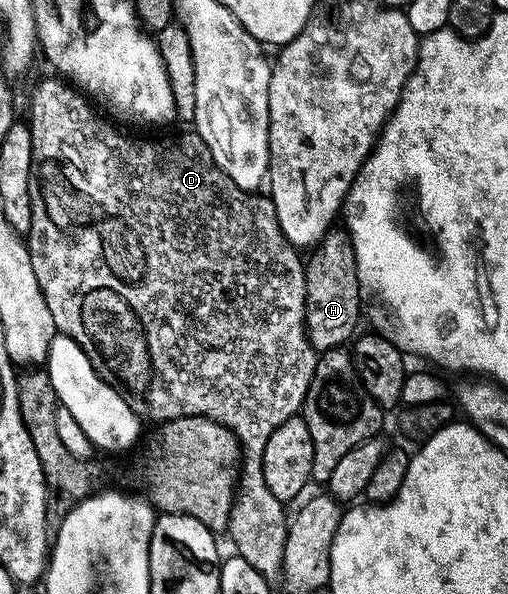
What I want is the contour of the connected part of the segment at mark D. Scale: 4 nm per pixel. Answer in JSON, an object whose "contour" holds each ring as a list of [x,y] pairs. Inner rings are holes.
{"contour":[[[46,80],[38,89],[34,92],[34,97],[30,100],[30,120],[28,119],[28,127],[31,134],[31,162],[33,164],[32,180],[36,185],[36,199],[31,206],[31,228],[28,235],[25,237],[26,247],[30,250],[30,261],[32,262],[32,274],[36,274],[36,282],[40,284],[40,290],[44,294],[44,302],[48,304],[48,314],[52,314],[52,322],[55,329],[63,336],[71,336],[71,338],[79,344],[84,350],[84,354],[92,362],[94,371],[97,372],[98,377],[103,380],[104,383],[110,384],[120,392],[120,384],[116,380],[116,376],[112,378],[112,374],[108,374],[106,370],[110,370],[108,366],[102,366],[102,362],[96,358],[100,354],[96,354],[96,348],[88,348],[88,344],[92,344],[92,340],[96,338],[86,322],[84,322],[84,314],[80,314],[80,310],[84,308],[94,308],[94,302],[92,306],[88,306],[86,298],[92,294],[92,292],[98,292],[98,290],[106,290],[114,296],[118,296],[120,300],[124,302],[130,302],[132,304],[132,292],[130,294],[124,294],[124,286],[126,286],[126,266],[128,264],[122,264],[122,274],[116,272],[112,268],[112,264],[108,262],[108,256],[106,256],[106,236],[104,236],[104,230],[102,228],[104,224],[118,224],[118,232],[126,232],[130,234],[134,240],[136,240],[136,246],[138,246],[138,252],[136,258],[138,258],[138,270],[134,276],[142,276],[142,272],[148,270],[148,266],[156,266],[156,270],[152,268],[152,272],[156,272],[158,276],[158,258],[162,258],[160,262],[160,268],[170,276],[174,278],[174,286],[178,288],[178,292],[170,292],[170,288],[166,290],[164,288],[164,296],[170,298],[172,294],[172,304],[170,304],[170,314],[168,318],[162,318],[164,320],[164,330],[158,332],[160,336],[160,350],[162,350],[162,356],[164,356],[164,366],[166,366],[166,378],[164,378],[164,386],[162,386],[162,394],[160,394],[160,384],[156,380],[156,386],[154,386],[154,392],[150,394],[150,402],[152,402],[152,414],[156,414],[156,422],[165,422],[168,420],[174,420],[178,416],[207,416],[212,418],[216,422],[220,422],[220,426],[224,426],[228,430],[232,430],[232,434],[236,434],[238,439],[238,446],[242,449],[242,459],[240,461],[240,471],[238,474],[238,486],[234,494],[234,505],[230,511],[230,527],[228,529],[228,537],[234,543],[233,551],[237,555],[244,558],[244,562],[253,564],[255,566],[263,566],[262,564],[274,564],[274,566],[281,565],[284,558],[284,542],[286,541],[286,526],[288,523],[288,512],[285,512],[283,501],[276,498],[276,494],[272,494],[272,490],[268,490],[268,482],[264,482],[264,446],[268,446],[268,438],[272,438],[272,430],[276,430],[276,426],[280,426],[290,416],[299,415],[301,406],[306,400],[308,394],[308,386],[312,382],[314,377],[314,371],[318,365],[319,353],[314,347],[310,345],[310,339],[306,336],[306,265],[303,257],[299,254],[299,251],[293,244],[288,242],[288,238],[280,230],[278,225],[278,219],[276,218],[276,210],[274,204],[270,200],[269,195],[262,194],[262,196],[256,196],[253,191],[247,191],[245,188],[238,188],[236,182],[232,182],[232,178],[228,178],[228,174],[224,174],[224,170],[220,170],[216,166],[216,162],[212,158],[212,150],[208,150],[208,146],[198,137],[197,131],[189,130],[183,136],[178,136],[175,140],[133,140],[130,136],[125,136],[118,128],[113,128],[112,125],[106,124],[100,120],[97,120],[98,116],[94,113],[95,105],[91,103],[89,99],[77,87],[71,86],[69,83],[58,80]],[[46,164],[54,164],[58,174],[62,176],[62,180],[76,192],[80,194],[82,198],[76,198],[74,202],[82,204],[82,206],[74,206],[76,214],[72,218],[68,218],[66,222],[62,222],[62,214],[66,214],[72,204],[72,200],[68,204],[58,204],[60,200],[48,200],[50,204],[46,204],[46,186],[44,186],[44,172],[42,168]],[[56,204],[58,204],[58,220],[54,216],[54,212],[50,214],[48,206],[52,210],[56,210]]]}

